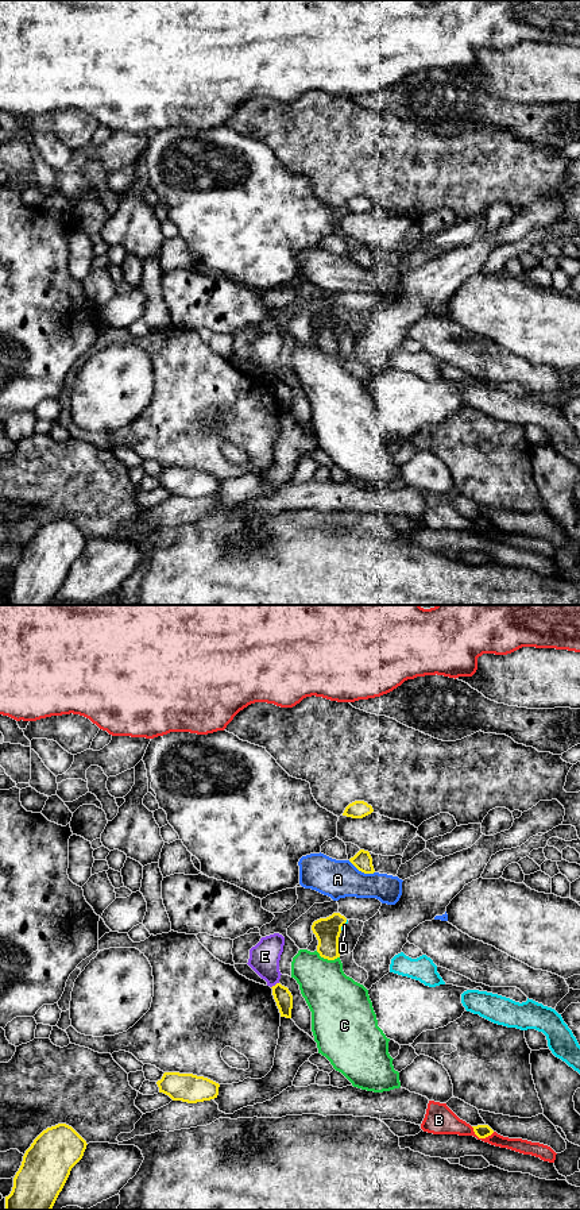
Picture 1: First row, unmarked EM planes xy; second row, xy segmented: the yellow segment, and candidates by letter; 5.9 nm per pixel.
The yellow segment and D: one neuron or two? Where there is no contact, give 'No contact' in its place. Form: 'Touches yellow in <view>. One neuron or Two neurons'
Touches yellow in xy. Two neurons

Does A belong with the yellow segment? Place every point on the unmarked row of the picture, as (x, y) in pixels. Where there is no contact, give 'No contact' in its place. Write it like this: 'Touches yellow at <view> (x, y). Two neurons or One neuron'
Touches yellow at xy (362, 266). Two neurons

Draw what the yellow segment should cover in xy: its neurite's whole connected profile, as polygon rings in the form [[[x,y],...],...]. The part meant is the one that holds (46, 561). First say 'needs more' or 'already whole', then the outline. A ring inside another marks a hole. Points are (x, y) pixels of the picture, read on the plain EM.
already whole; [[[66,519],[43,525],[23,551],[5,605],[51,605],[86,540]]]

